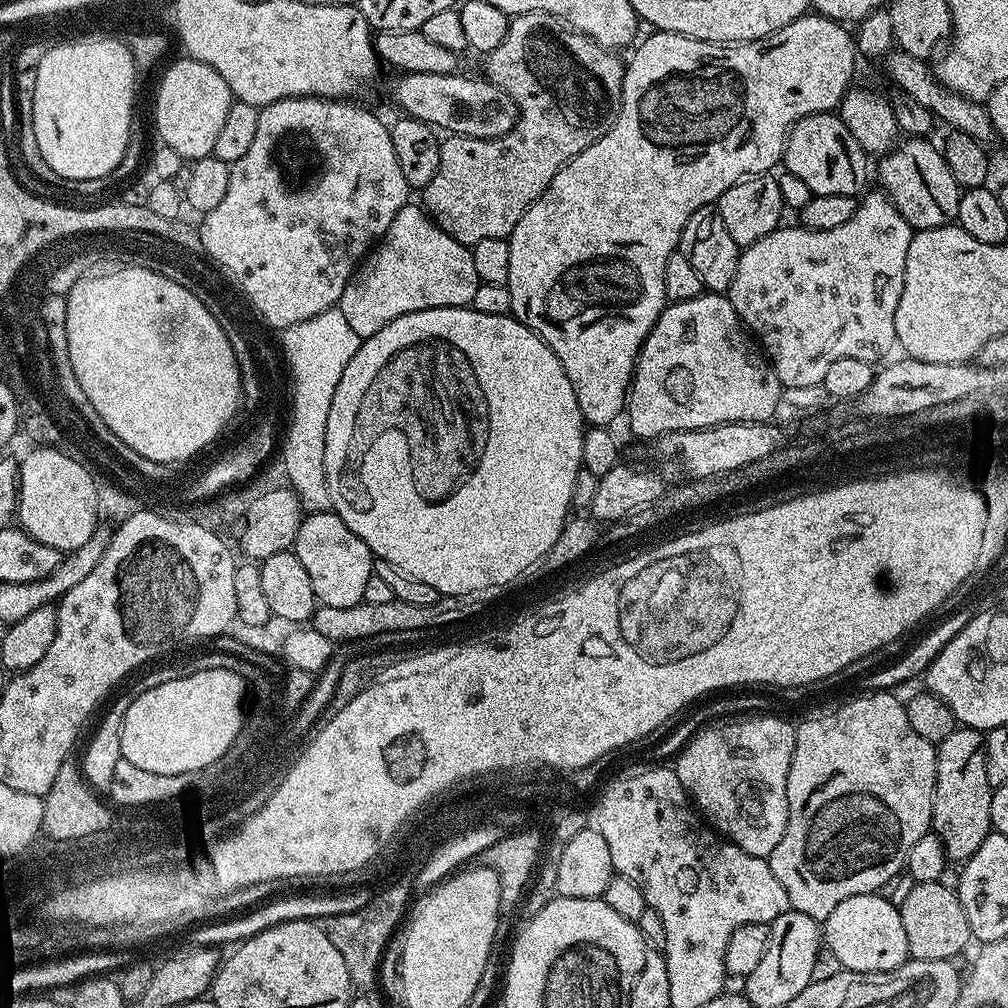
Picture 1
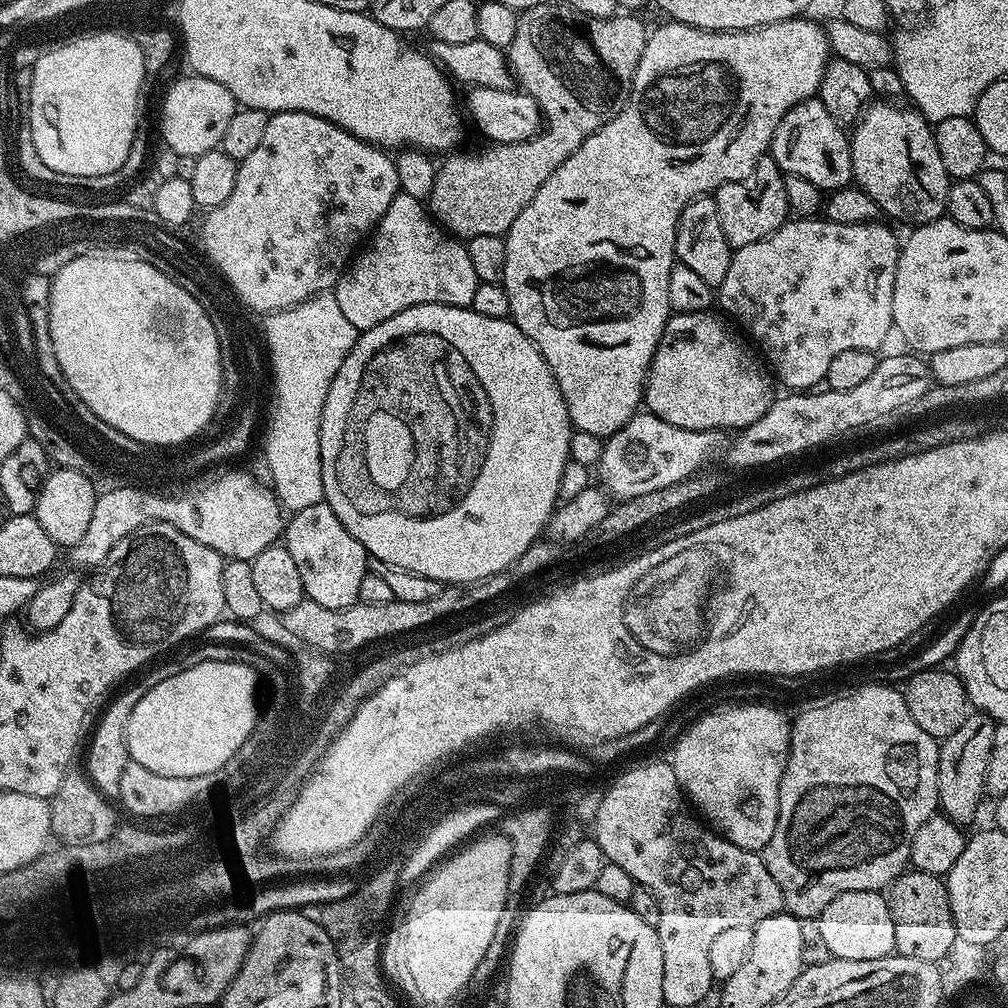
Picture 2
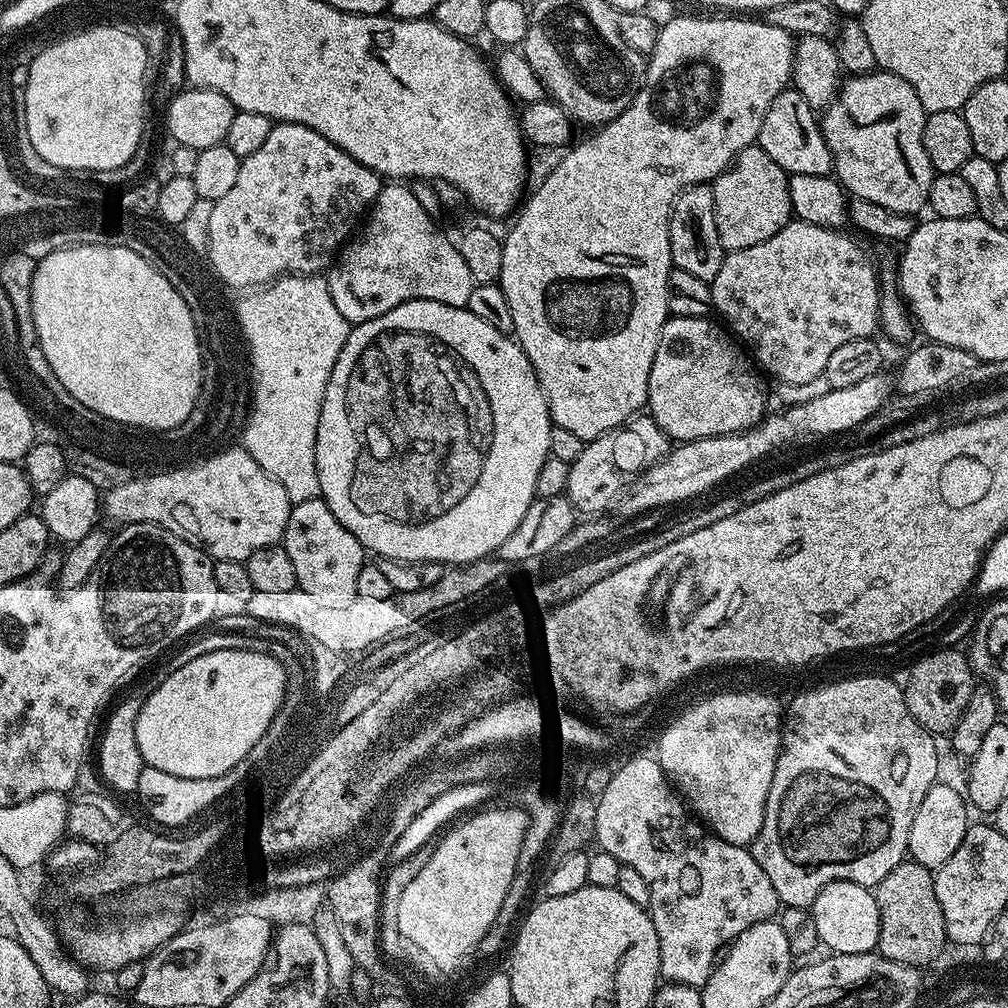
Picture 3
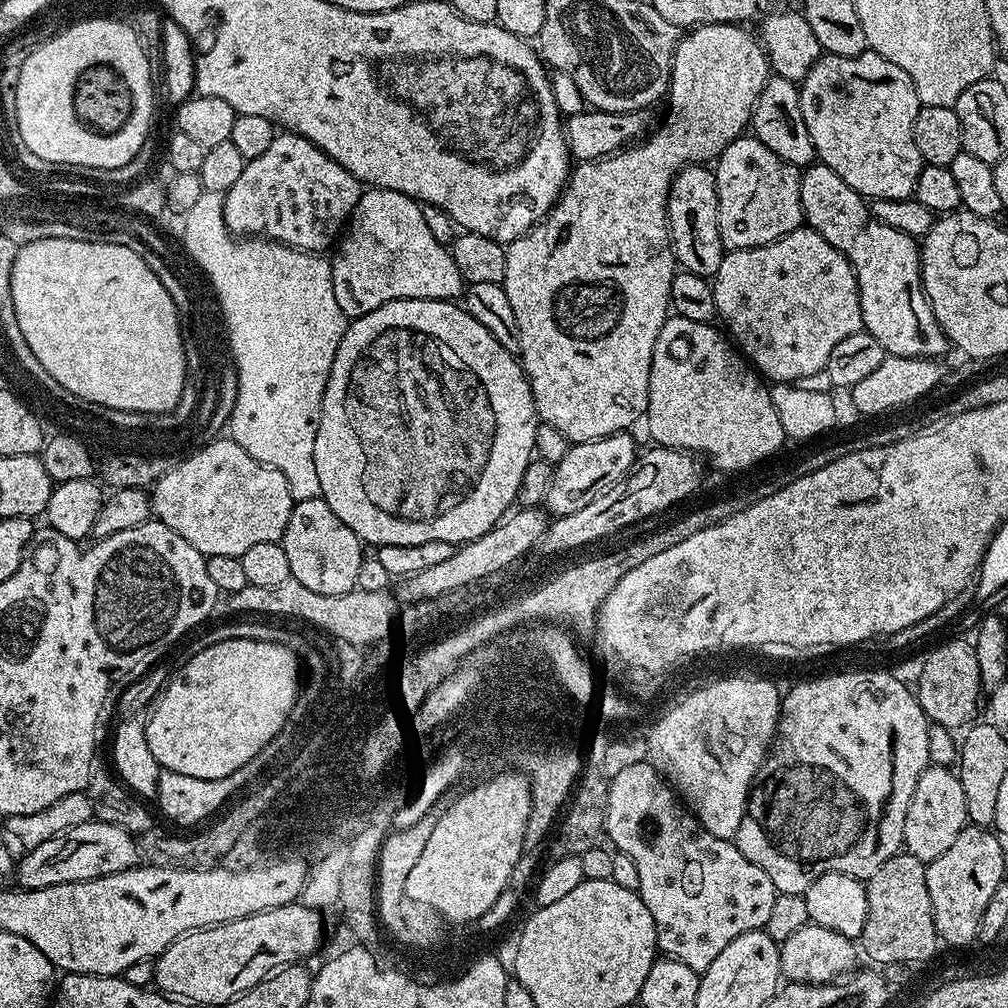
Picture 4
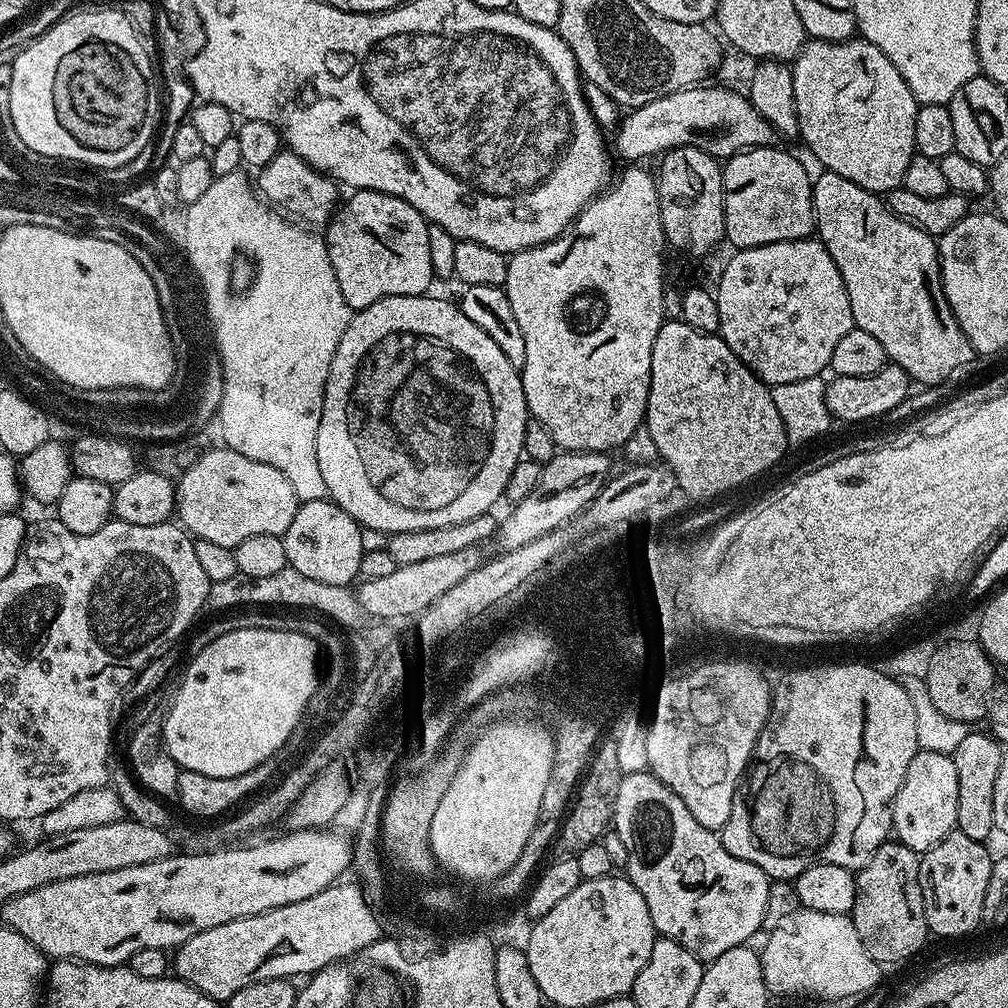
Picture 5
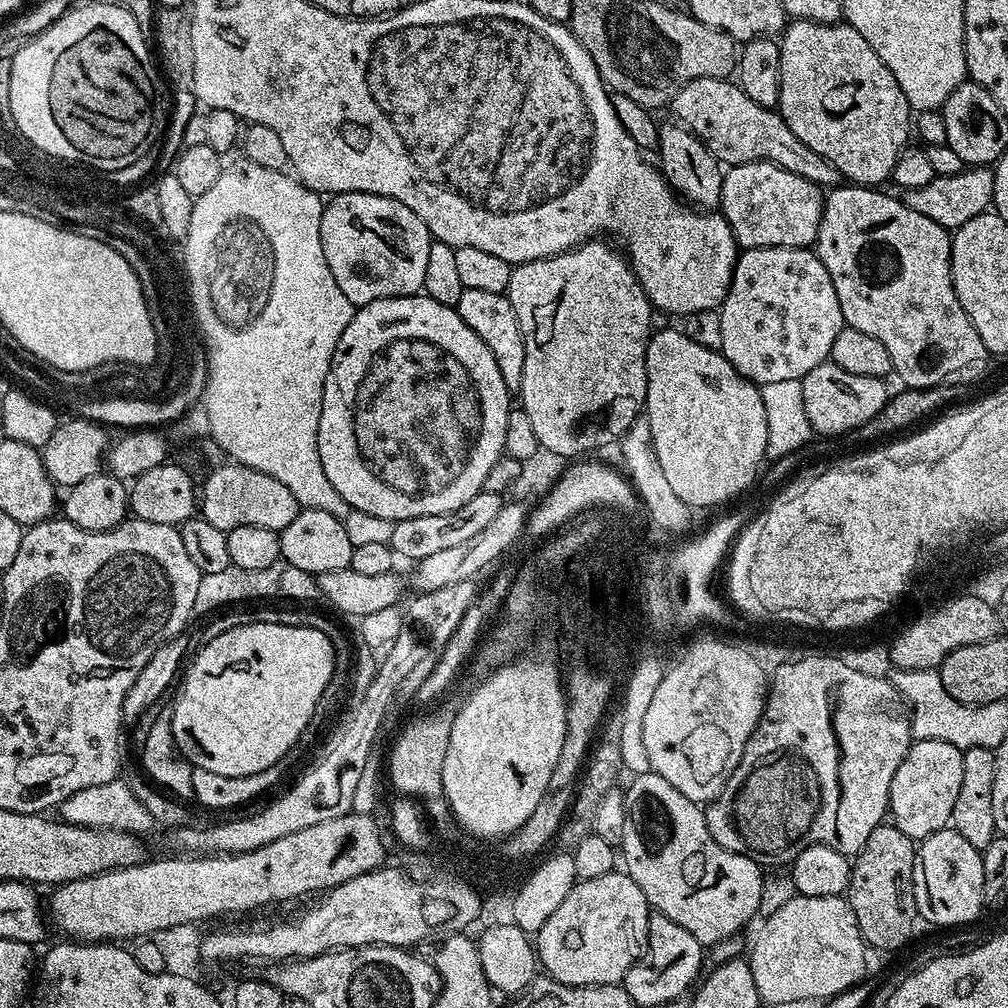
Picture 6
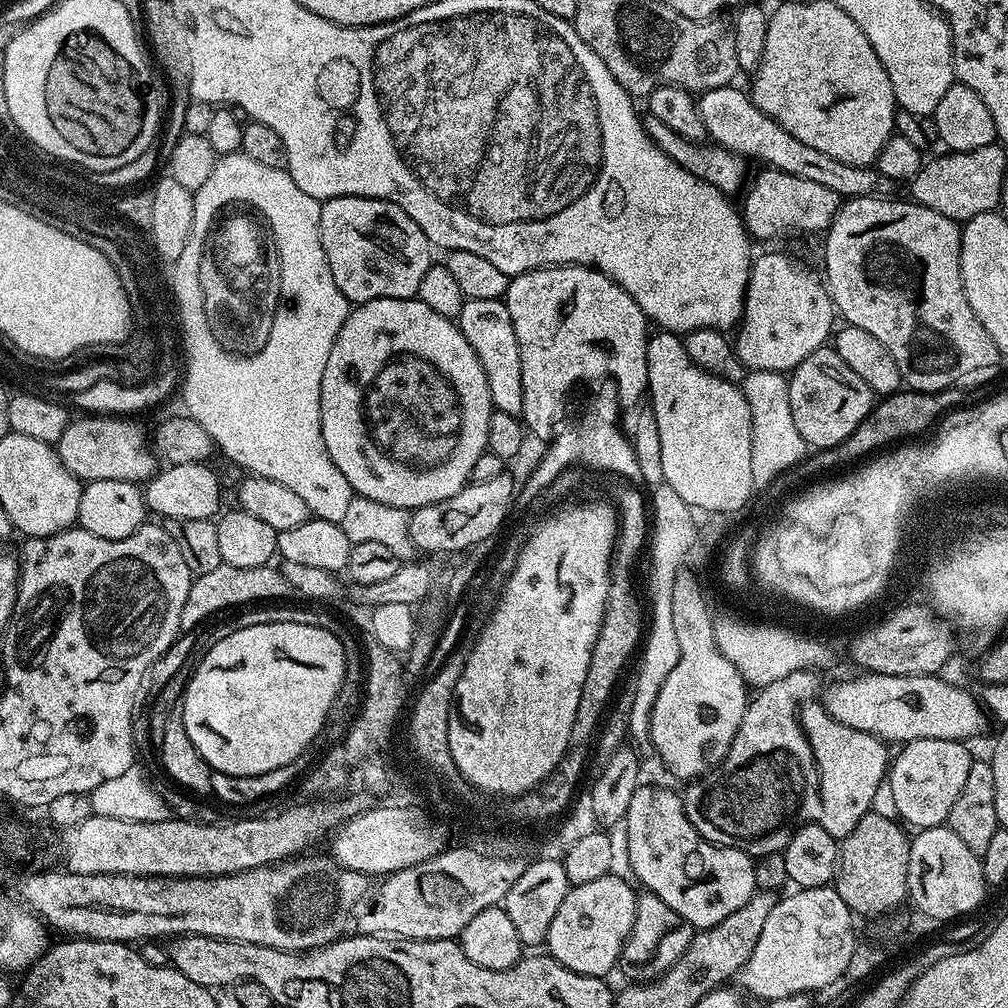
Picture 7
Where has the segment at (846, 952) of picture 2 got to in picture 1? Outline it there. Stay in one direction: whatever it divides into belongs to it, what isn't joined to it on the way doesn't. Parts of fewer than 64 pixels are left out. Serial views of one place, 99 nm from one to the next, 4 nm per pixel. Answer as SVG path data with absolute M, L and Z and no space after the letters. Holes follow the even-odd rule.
M884 894L846 898L834 906L834 911L822 922L823 943L838 958L844 970L849 972L889 972L902 966L909 959L906 930L902 927L899 907L884 897Z

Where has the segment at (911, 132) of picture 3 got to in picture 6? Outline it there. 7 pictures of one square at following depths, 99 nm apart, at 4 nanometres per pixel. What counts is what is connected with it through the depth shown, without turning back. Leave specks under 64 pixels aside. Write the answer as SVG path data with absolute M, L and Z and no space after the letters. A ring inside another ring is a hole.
M793 19L783 29L778 43L780 46L780 102L778 111L786 122L786 126L790 126L790 130L794 130L795 136L802 138L802 142L806 142L806 146L810 146L810 150L822 154L822 158L826 158L836 168L839 168L841 177L845 181L856 186L883 185L880 183L891 177L894 162L898 162L901 152L909 147L908 132L910 136L914 128L914 113L912 107L906 102L906 94L902 94L902 86L898 86L898 78L894 78L894 74L890 74L890 70L884 65L882 58L878 58L878 54L874 54L874 46L870 46L870 42L866 42L866 38L862 38L862 34L858 34L858 30L854 30L846 22L819 24L813 20Z

